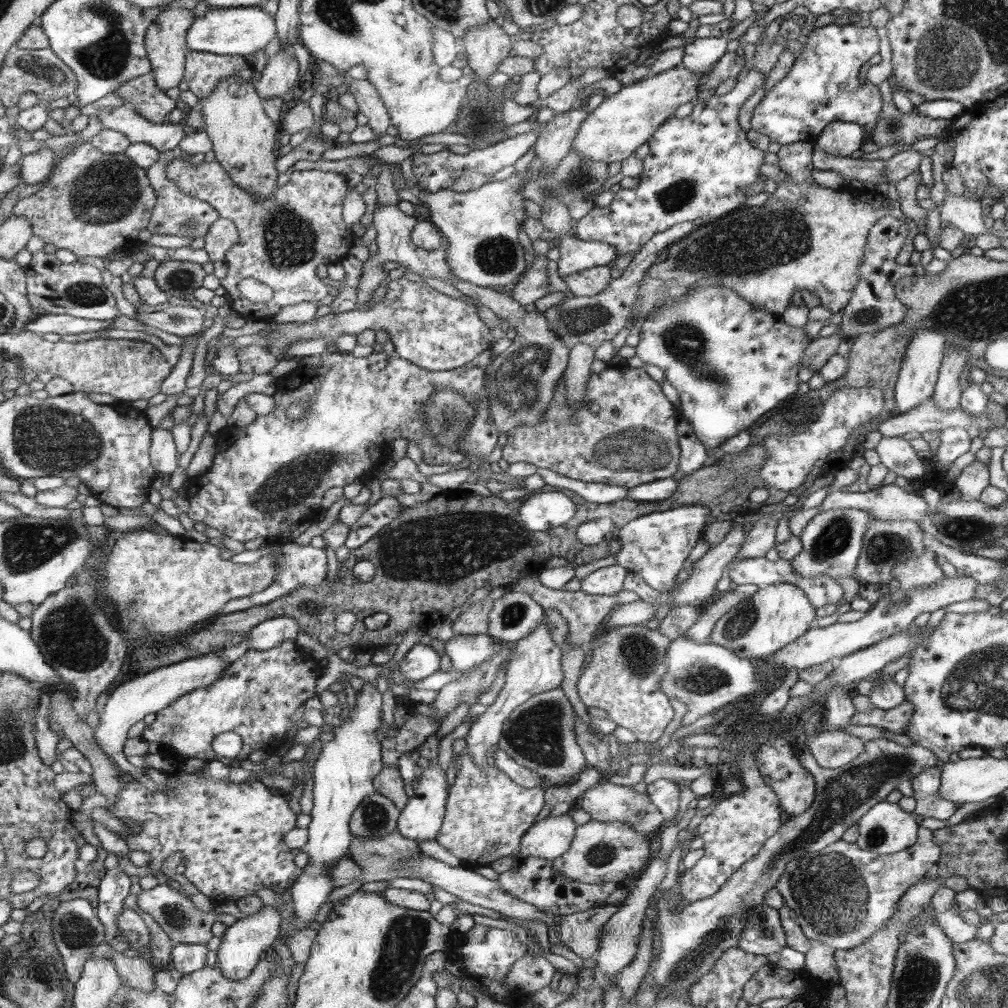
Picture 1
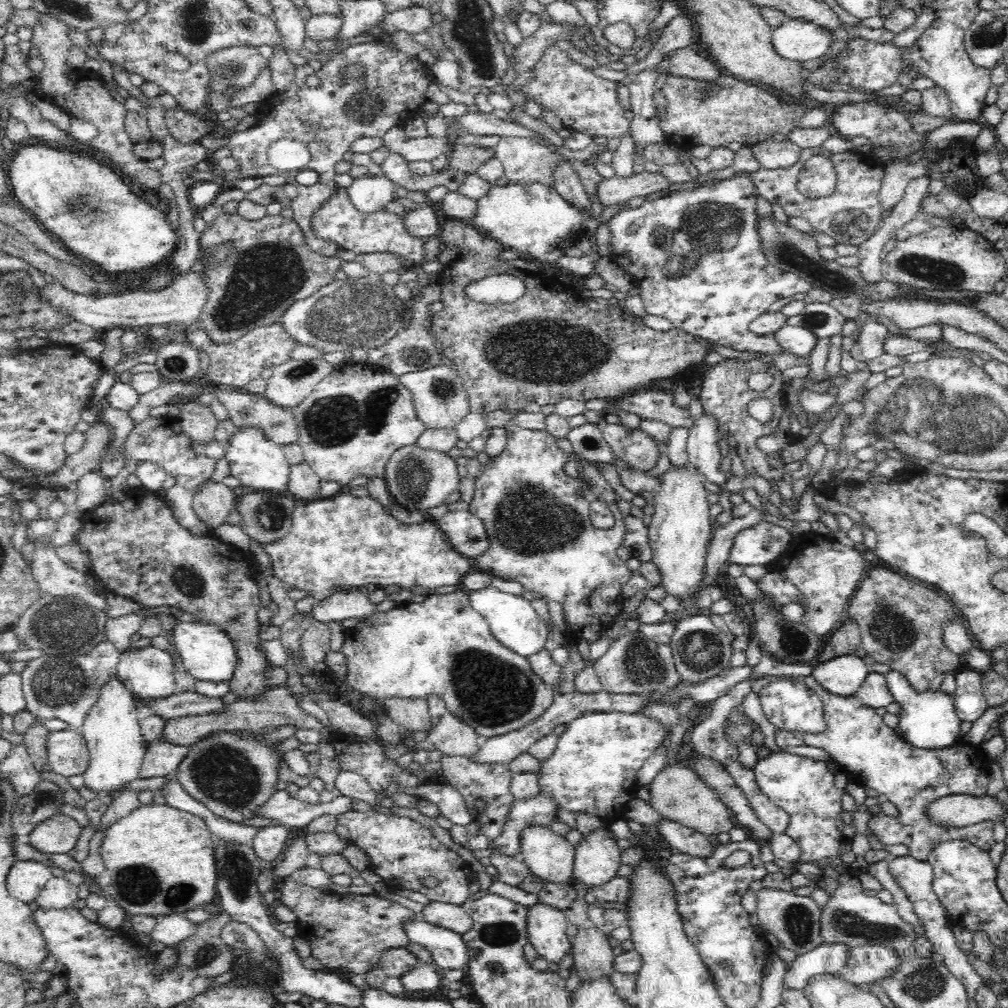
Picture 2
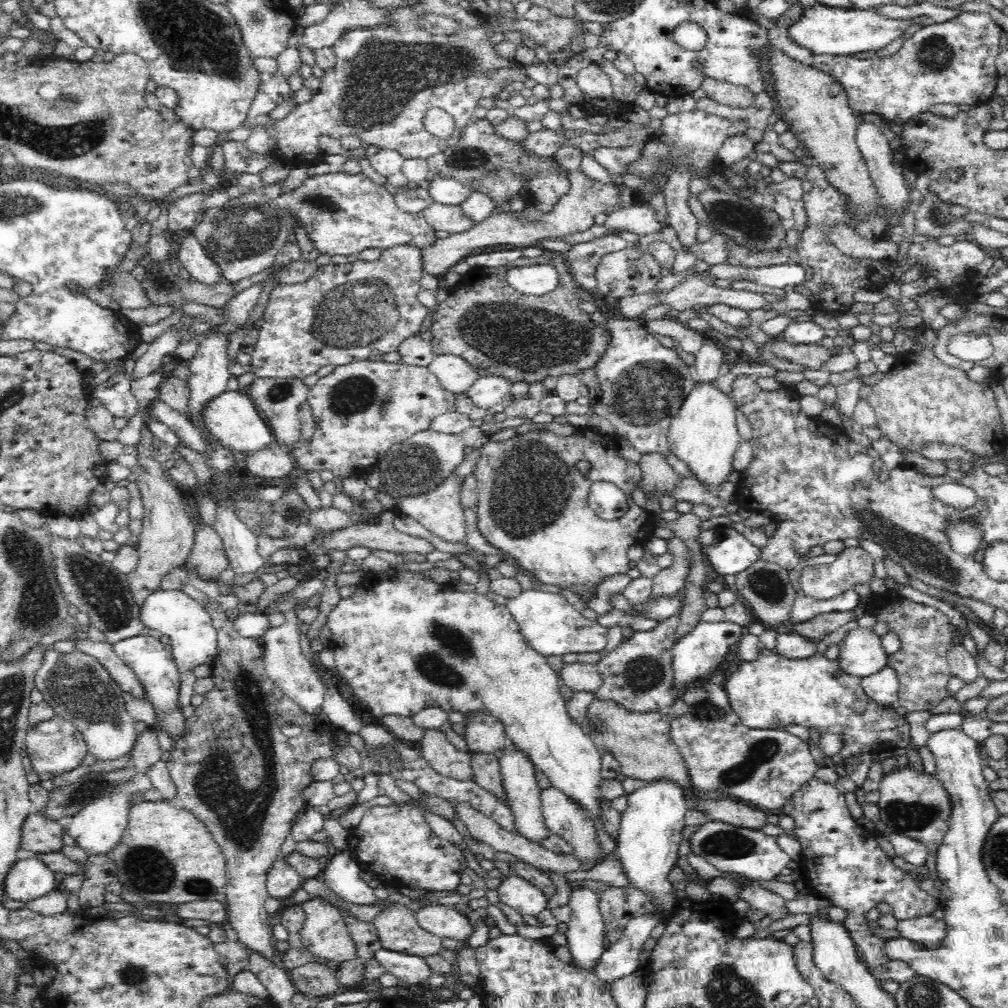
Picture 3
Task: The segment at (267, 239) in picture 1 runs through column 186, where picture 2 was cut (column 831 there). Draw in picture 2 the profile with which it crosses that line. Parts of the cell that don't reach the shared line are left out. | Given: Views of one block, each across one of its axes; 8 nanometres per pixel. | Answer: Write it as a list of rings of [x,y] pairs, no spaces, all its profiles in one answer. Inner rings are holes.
[[[826,153],[812,156],[801,169],[797,190],[806,198],[822,198],[834,194],[837,173]]]

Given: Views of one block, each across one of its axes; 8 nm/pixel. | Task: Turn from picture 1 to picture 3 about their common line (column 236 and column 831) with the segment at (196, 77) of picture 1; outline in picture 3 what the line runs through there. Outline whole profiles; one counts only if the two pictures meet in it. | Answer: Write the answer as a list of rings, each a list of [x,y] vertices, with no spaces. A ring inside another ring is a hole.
[[[984,12],[963,13],[944,23],[933,23],[920,28],[908,38],[896,54],[888,58],[852,58],[849,56],[815,55],[812,68],[832,76],[845,90],[849,107],[858,115],[860,112],[874,112],[888,120],[894,127],[908,124],[920,112],[928,112],[934,104],[988,104],[995,97],[998,72],[996,56],[1000,52],[1000,38],[1003,30],[990,15]]]

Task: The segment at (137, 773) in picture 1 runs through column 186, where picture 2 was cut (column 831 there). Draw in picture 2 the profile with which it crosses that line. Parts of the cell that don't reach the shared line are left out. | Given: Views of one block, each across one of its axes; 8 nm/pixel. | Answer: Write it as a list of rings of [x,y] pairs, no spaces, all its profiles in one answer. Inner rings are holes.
[[[842,655],[813,667],[811,675],[836,696],[852,696],[870,672],[864,660],[856,655]]]

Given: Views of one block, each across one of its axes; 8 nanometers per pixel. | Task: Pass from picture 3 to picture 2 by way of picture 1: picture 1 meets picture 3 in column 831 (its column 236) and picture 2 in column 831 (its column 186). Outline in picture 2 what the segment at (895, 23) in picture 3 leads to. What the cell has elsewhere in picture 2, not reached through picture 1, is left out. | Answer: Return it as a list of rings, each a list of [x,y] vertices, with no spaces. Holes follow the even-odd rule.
[[[787,19],[780,28],[773,30],[771,40],[779,56],[801,63],[827,55],[832,37],[816,24]]]

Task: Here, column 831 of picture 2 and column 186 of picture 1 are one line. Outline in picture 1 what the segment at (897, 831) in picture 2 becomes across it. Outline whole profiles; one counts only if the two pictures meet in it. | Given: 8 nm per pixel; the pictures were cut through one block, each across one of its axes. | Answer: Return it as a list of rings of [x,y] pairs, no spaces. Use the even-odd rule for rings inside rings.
[[[286,640],[281,646],[268,651],[248,650],[238,660],[231,662],[228,670],[220,675],[220,679],[212,686],[202,687],[200,690],[187,692],[172,704],[156,713],[154,722],[145,726],[142,737],[148,742],[158,742],[167,754],[183,758],[202,758],[204,760],[222,759],[212,750],[212,740],[222,732],[235,732],[241,736],[243,747],[233,760],[226,760],[228,764],[236,765],[246,760],[252,751],[266,750],[276,742],[284,742],[286,734],[292,728],[306,728],[308,723],[302,721],[294,723],[290,715],[294,714],[306,700],[316,696],[316,679],[323,672],[324,666],[312,656],[309,650],[301,648],[296,640]]]

